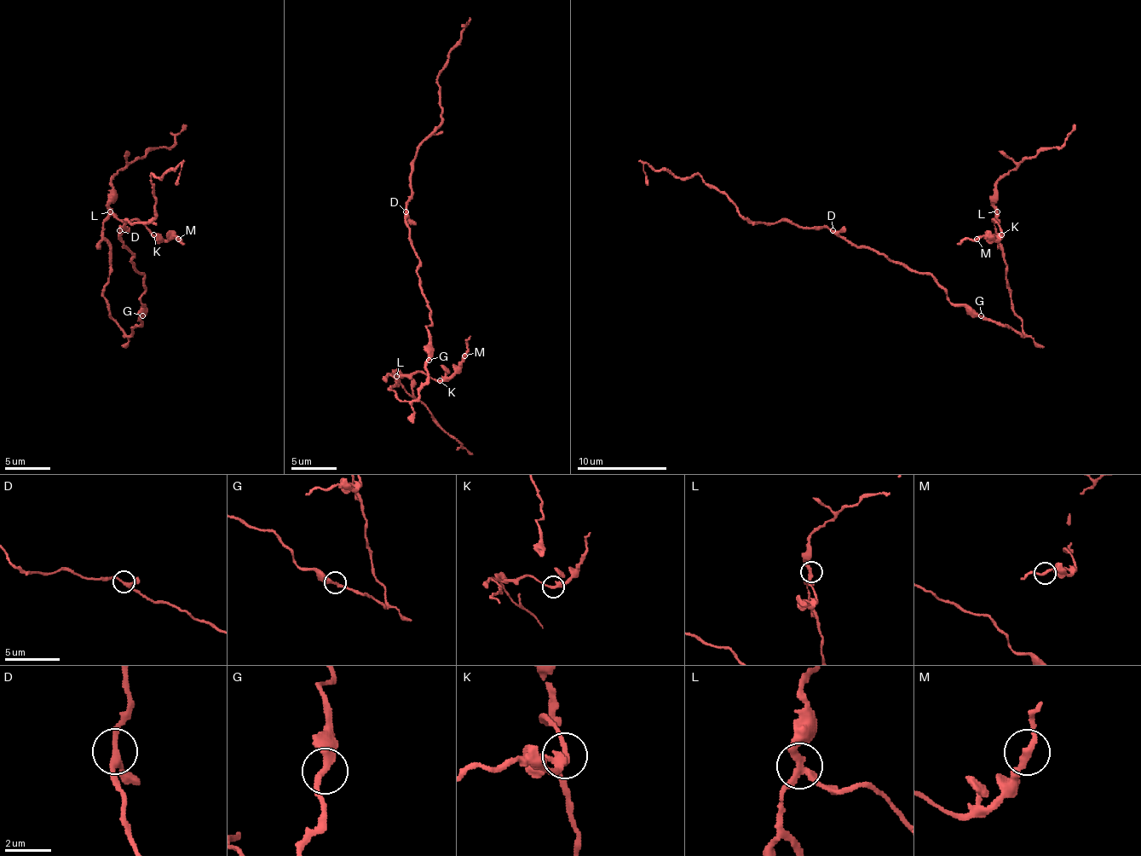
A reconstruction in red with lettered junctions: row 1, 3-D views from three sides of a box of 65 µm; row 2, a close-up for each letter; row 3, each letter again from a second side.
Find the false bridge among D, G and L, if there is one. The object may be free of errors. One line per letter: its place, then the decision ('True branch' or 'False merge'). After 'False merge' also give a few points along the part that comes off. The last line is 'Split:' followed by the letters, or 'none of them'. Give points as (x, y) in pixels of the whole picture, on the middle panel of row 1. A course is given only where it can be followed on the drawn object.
D: Place: (406, 211). True branch
G: Place: (429, 360). True branch
L: Place: (396, 376). False merge. Course of the part to remove: (397, 376), (424, 372), (437, 380), (446, 380), (462, 360), (471, 335)
Split: L

